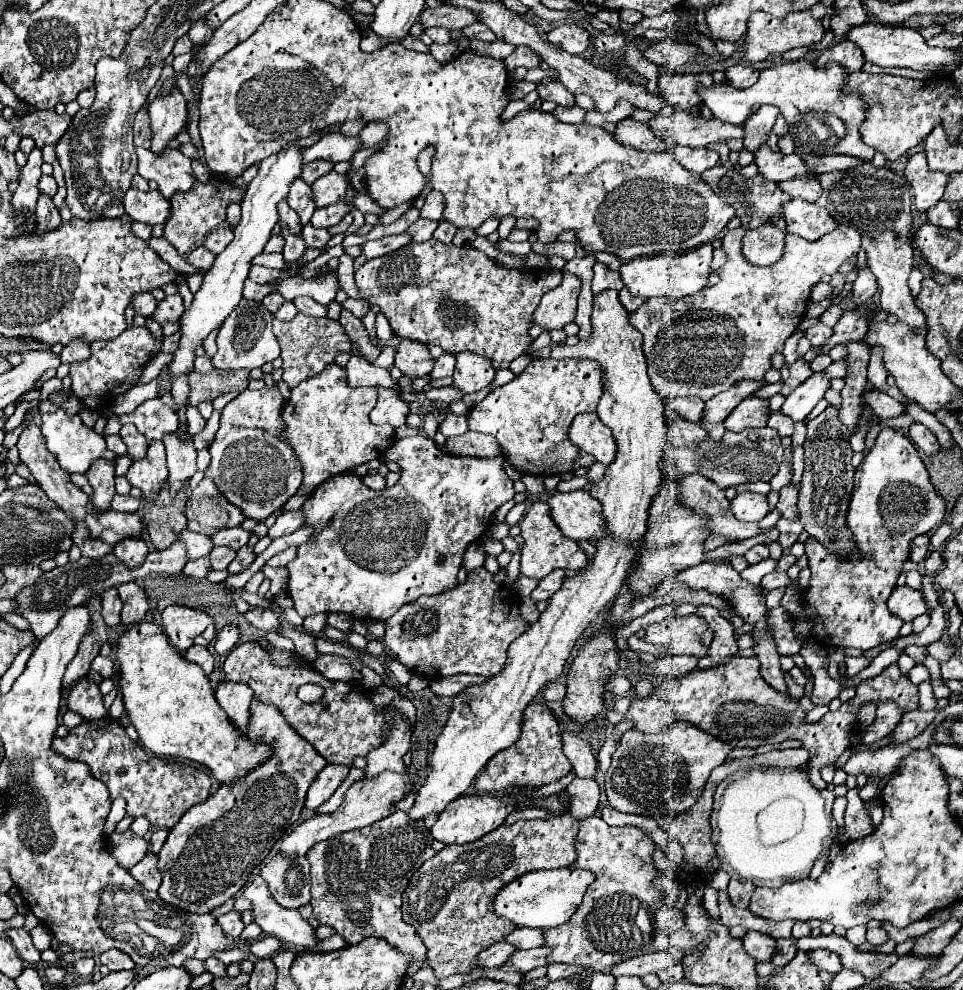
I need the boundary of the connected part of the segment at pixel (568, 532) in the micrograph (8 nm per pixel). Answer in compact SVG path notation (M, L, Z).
M586 489L554 493L548 499L552 519L560 531L574 541L600 541L608 535L602 505Z

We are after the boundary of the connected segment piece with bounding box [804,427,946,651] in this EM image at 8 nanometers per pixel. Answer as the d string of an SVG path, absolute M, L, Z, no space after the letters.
M882 427L876 437L876 445L868 451L860 467L856 469L854 491L848 505L846 523L848 523L848 529L852 531L856 553L852 553L848 559L840 559L836 553L820 545L820 541L814 537L808 537L808 541L804 543L808 567L812 571L810 587L804 593L804 613L806 617L814 621L814 627L812 627L814 637L818 637L818 641L826 645L860 647L864 651L900 637L900 627L904 621L888 611L886 599L896 587L896 579L902 573L902 563L908 559L910 539L938 527L944 515L946 515L944 499L934 491L928 479L928 471L916 447L912 445L912 441L900 429Z

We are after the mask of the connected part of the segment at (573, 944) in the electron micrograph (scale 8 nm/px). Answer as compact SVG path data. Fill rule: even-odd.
M590 815L582 821L574 847L576 861L572 867L588 869L596 879L570 921L544 929L544 945L552 949L548 963L574 963L592 971L610 973L612 967L626 959L670 949L670 935L684 921L682 913L662 901L662 895L654 891L652 879L658 871L652 861L652 839L642 829L610 827L602 817Z

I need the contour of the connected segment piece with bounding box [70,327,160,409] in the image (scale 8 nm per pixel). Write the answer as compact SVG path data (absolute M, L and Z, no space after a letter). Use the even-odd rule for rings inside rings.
M128 327L116 339L90 343L90 351L92 351L90 359L86 359L84 363L70 365L72 393L80 401L84 401L86 407L100 409L100 407L110 407L110 401L116 395L120 395L136 385L150 355L154 351L160 351L160 343L154 341L154 337L150 335L150 331L146 327Z

